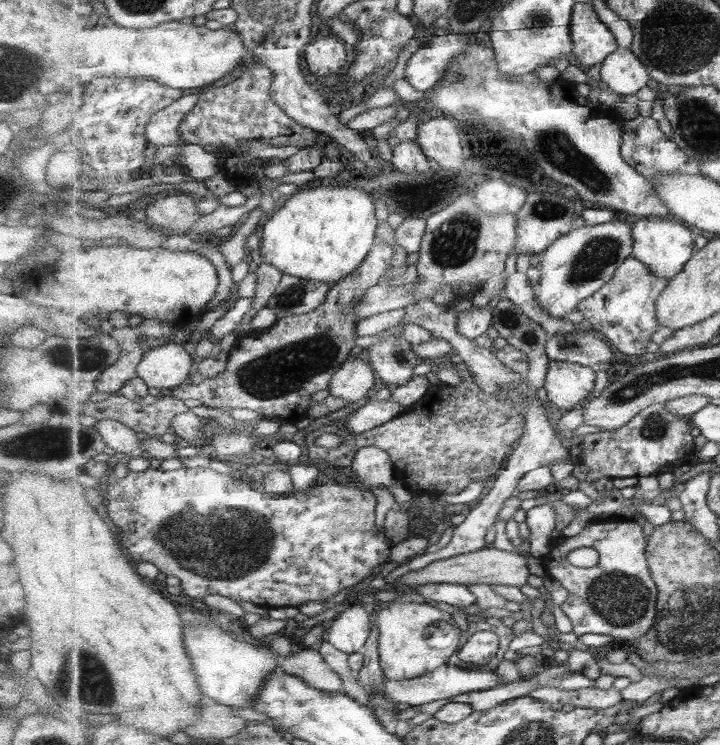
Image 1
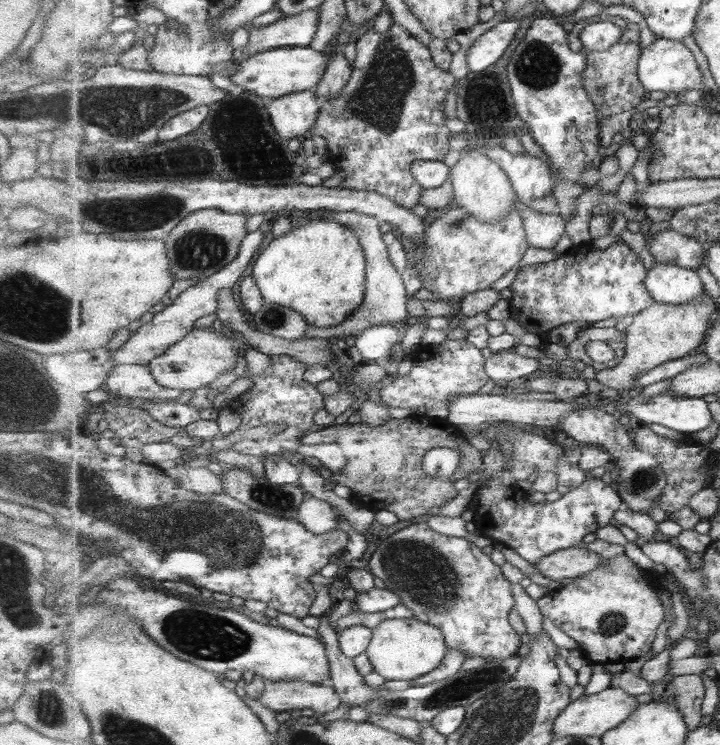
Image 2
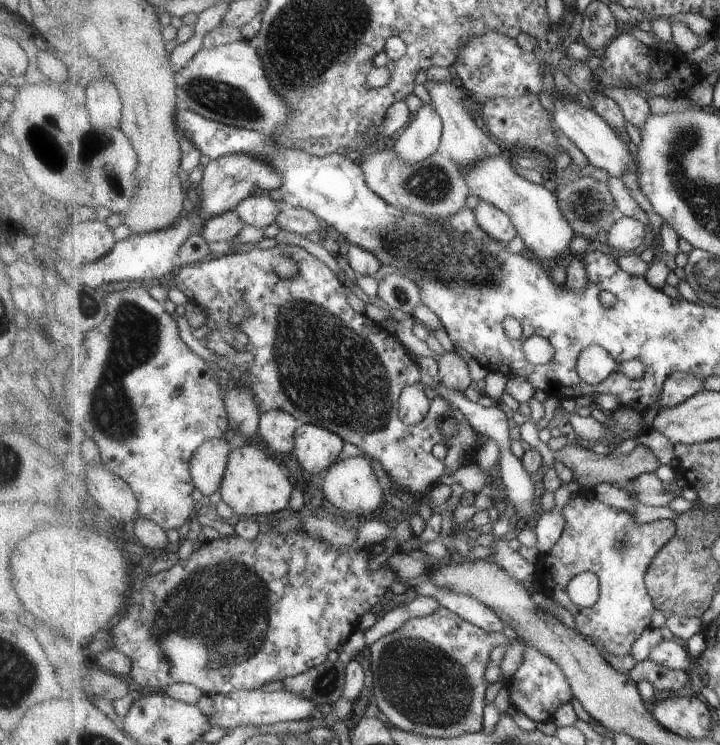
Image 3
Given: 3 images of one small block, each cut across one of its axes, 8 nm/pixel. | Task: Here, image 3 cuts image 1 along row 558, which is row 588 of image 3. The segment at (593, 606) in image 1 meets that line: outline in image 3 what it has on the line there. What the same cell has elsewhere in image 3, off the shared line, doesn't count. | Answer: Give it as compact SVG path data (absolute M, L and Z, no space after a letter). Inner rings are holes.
M585 492L581 498L571 499L562 510L565 516L565 529L558 544L549 553L540 556L538 580L550 598L555 598L565 606L575 622L577 630L590 643L597 642L602 650L624 657L631 654L633 644L639 636L651 626L651 616L655 612L654 598L646 585L646 574L654 562L654 558L662 552L662 548L677 534L678 525L673 520L657 519L650 523L637 522L631 513L620 511L596 498L593 492ZM585 572L597 573L600 578L600 597L591 607L579 607L570 601L568 585L575 576Z

